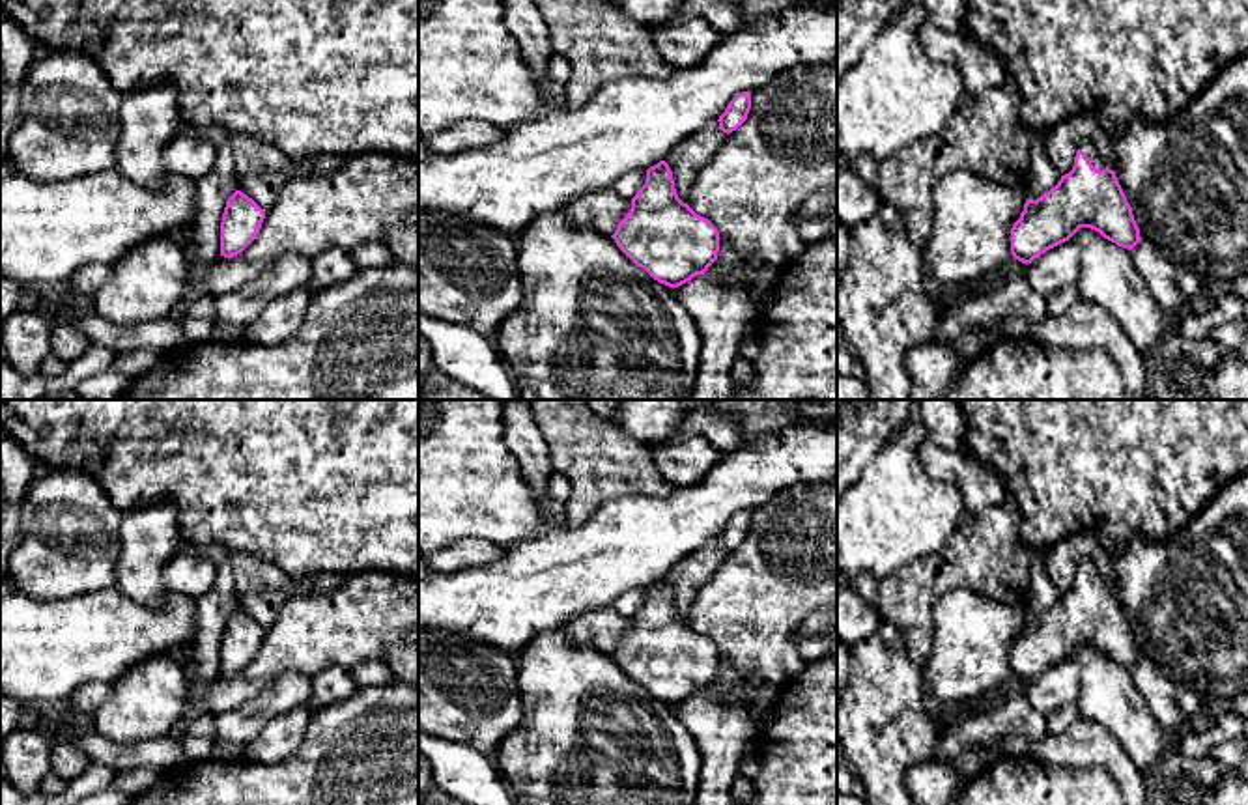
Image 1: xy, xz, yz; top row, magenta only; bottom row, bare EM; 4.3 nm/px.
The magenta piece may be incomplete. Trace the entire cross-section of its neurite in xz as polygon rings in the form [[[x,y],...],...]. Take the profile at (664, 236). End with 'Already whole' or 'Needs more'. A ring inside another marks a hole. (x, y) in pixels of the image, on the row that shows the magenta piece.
[[[665,161],[646,170],[645,185],[611,237],[626,258],[669,288],[704,275],[717,260],[721,239],[708,219],[678,198]]]. Already whole

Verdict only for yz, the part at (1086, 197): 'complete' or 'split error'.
split error

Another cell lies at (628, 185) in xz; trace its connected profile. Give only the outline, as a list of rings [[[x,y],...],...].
[[[641,168],[635,172],[628,172],[613,185],[613,191],[622,198],[631,200],[637,194],[637,191],[645,185],[645,181],[646,170]]]

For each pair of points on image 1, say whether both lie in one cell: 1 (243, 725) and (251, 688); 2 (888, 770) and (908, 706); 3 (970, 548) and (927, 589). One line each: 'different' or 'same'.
1: different
2: same
3: same

